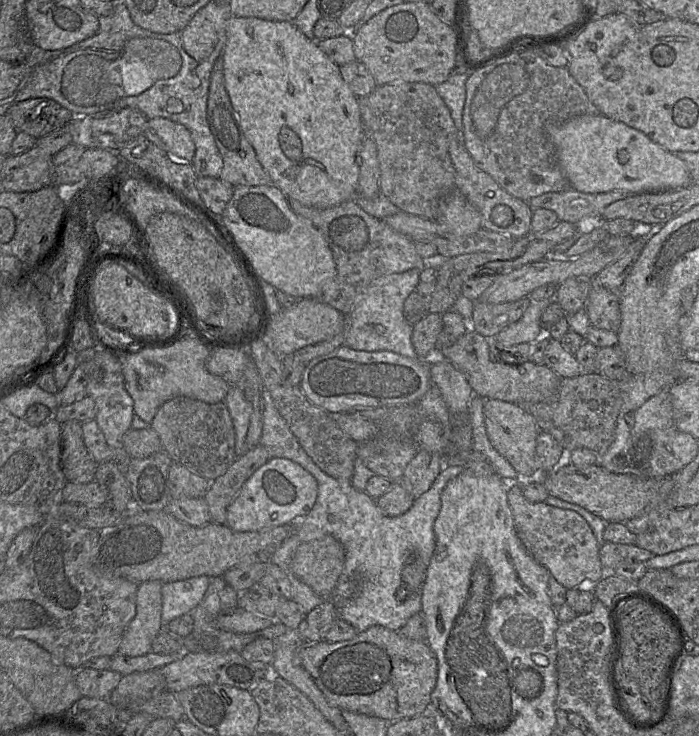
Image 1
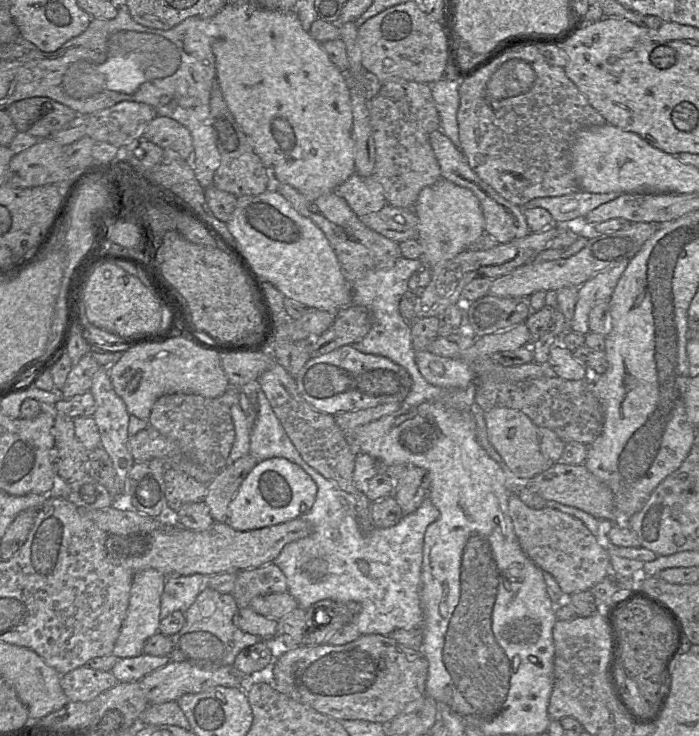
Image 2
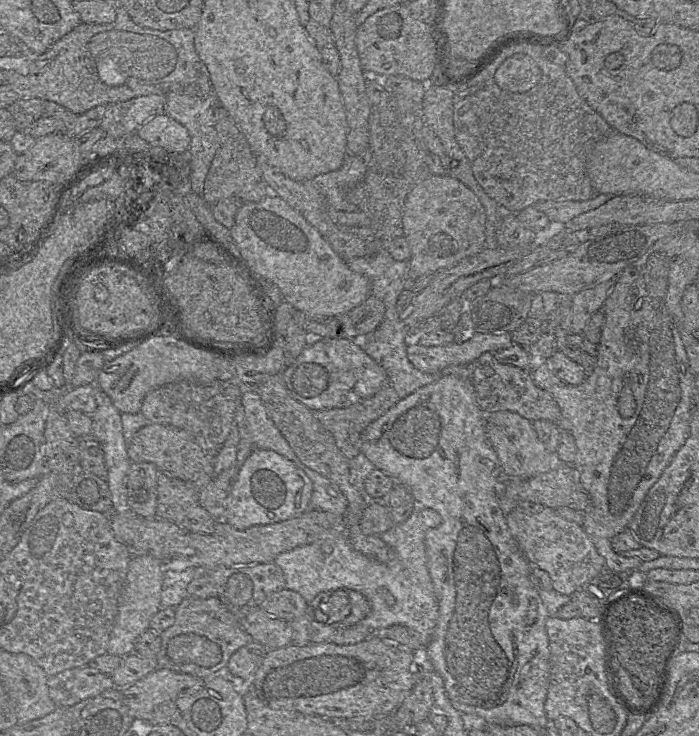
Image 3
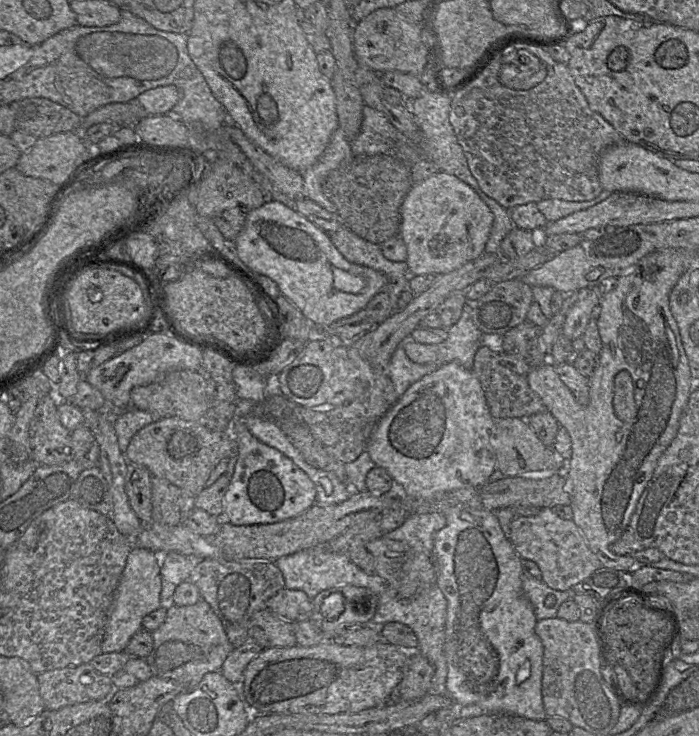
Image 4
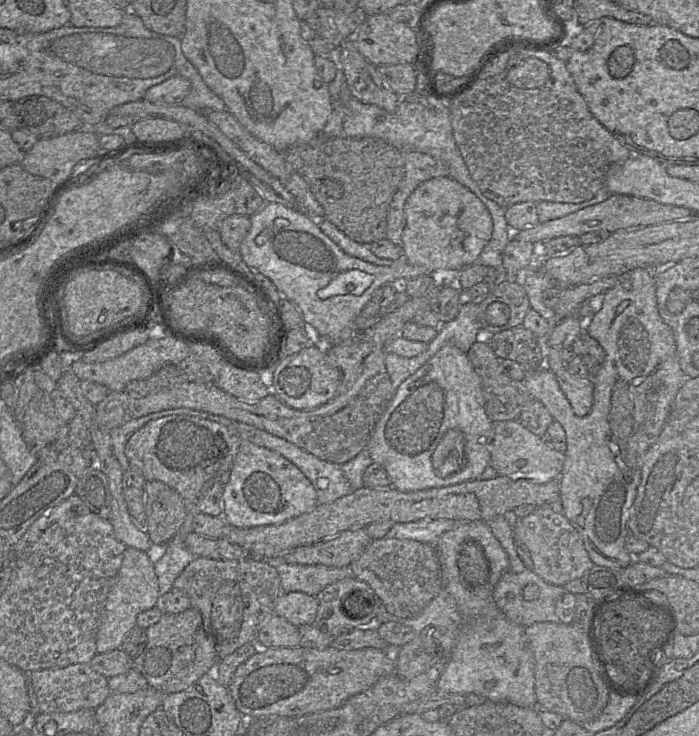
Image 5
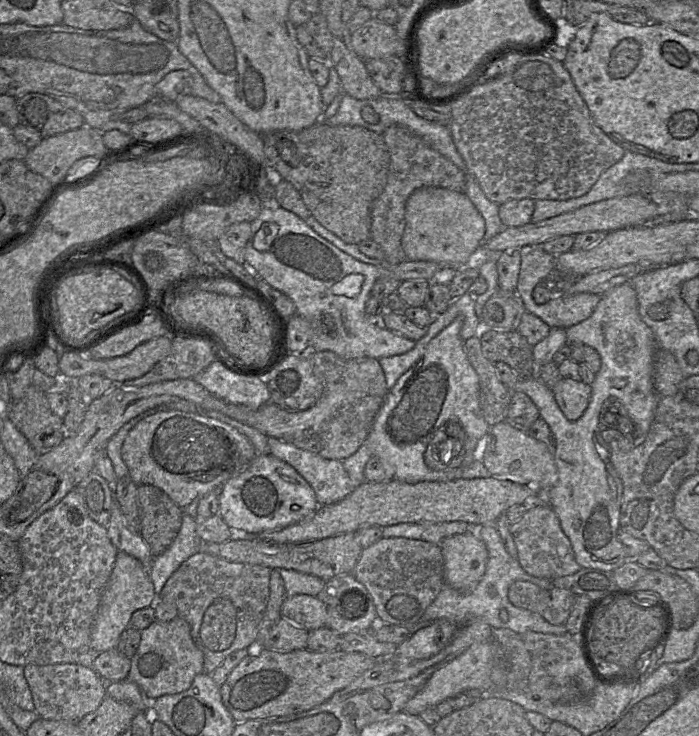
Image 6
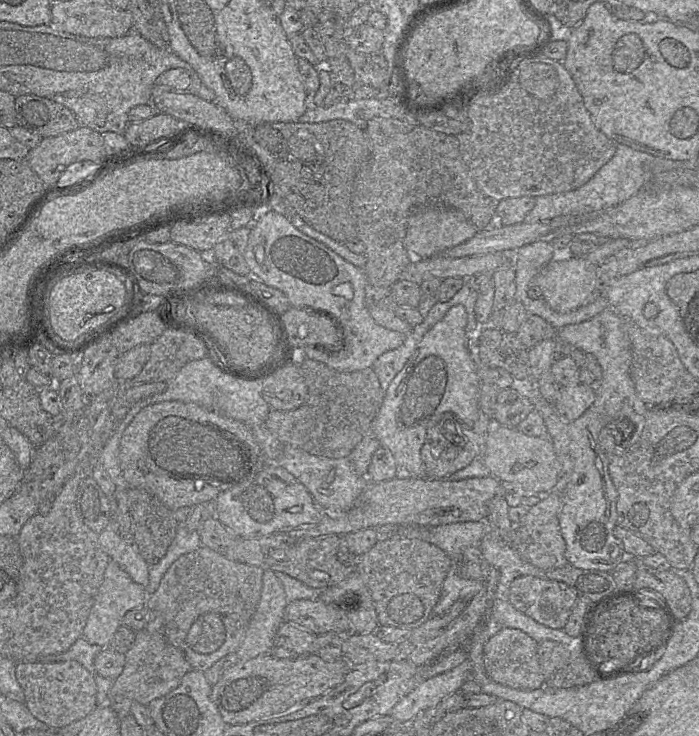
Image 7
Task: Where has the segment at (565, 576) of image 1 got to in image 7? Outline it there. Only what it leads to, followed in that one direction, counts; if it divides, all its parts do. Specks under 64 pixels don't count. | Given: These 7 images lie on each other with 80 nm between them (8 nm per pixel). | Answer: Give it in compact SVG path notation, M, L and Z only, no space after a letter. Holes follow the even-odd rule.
M561 476L554 489L546 493L544 498L541 499L537 504L530 507L526 515L522 517L519 523L515 523L515 524L524 525L527 528L528 535L529 535L528 545L525 545L521 541L520 544L518 544L518 554L525 561L531 563L532 565L544 571L554 569L554 568L560 568L568 564L568 561L565 557L566 543L562 536L560 525L559 525L559 513L562 506L562 494L565 489L565 486L566 486L566 479Z

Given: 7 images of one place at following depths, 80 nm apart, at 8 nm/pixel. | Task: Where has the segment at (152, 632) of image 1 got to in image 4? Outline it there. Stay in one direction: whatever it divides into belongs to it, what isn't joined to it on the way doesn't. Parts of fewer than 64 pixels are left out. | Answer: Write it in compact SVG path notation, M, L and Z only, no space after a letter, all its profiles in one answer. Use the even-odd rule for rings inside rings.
M133 547L129 552L107 615L102 653L125 652L130 638L143 629L143 617L161 606L160 562L158 554L147 549Z

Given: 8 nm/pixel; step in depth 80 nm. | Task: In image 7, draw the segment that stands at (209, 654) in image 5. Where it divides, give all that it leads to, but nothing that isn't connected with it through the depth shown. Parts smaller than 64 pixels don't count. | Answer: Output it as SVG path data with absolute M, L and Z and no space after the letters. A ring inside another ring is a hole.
M136 632L132 648L124 655L123 671L113 681L108 694L108 705L120 719L130 715L132 701L147 706L154 699L161 698L177 688L183 676L192 670L182 650L168 643L162 632Z

